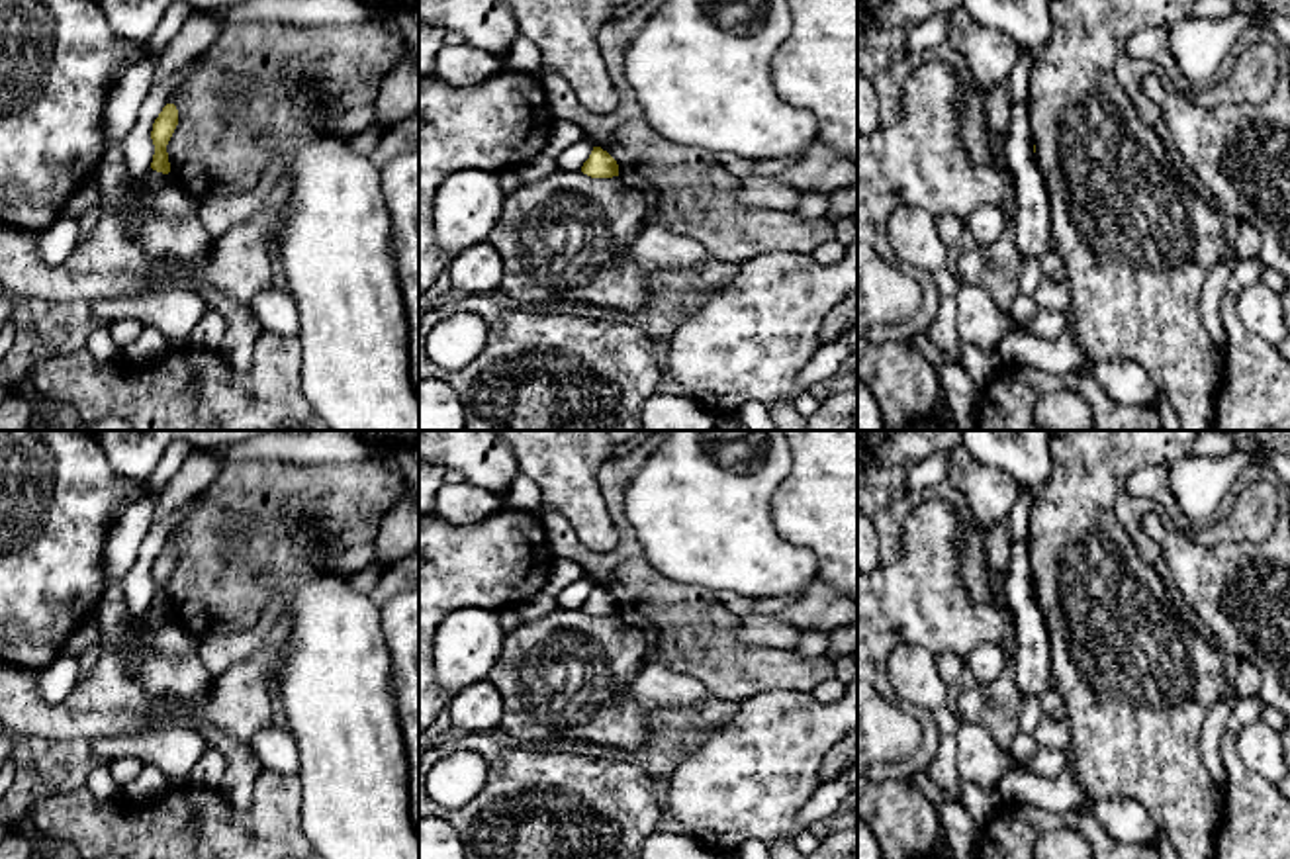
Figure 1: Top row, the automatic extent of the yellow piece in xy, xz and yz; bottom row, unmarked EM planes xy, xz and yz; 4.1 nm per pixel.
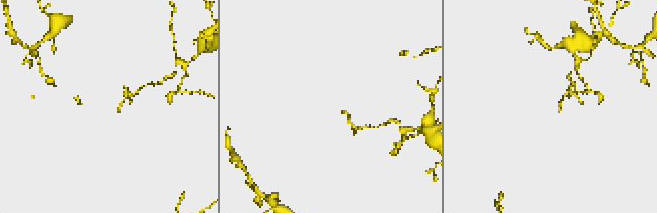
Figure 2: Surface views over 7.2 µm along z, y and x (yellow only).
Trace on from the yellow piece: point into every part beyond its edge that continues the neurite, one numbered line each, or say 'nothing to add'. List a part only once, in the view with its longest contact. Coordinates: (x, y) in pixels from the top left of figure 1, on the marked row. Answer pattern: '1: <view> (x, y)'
nothing to add

